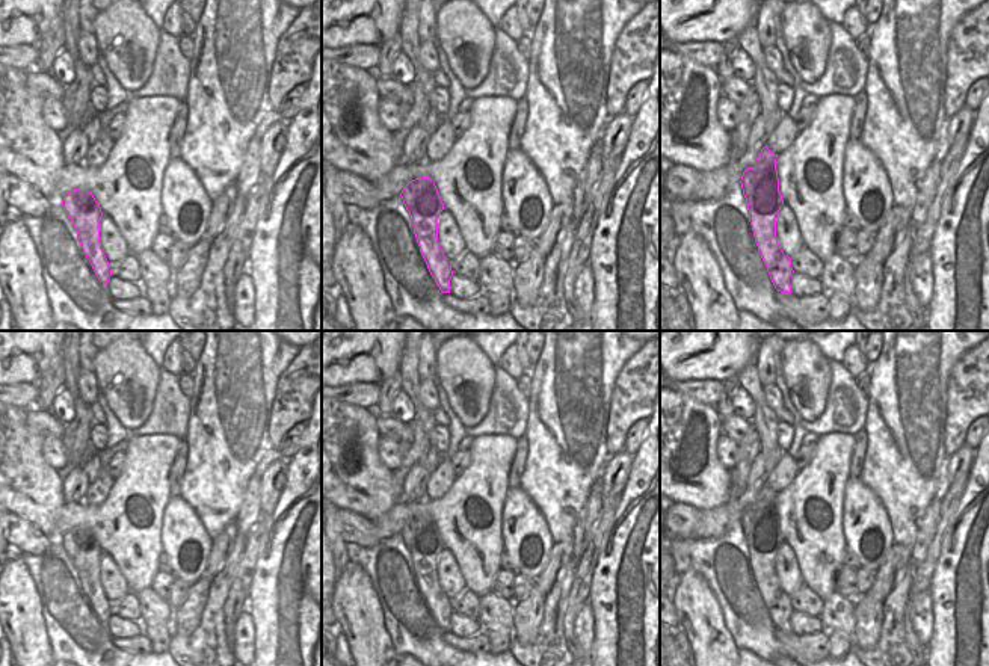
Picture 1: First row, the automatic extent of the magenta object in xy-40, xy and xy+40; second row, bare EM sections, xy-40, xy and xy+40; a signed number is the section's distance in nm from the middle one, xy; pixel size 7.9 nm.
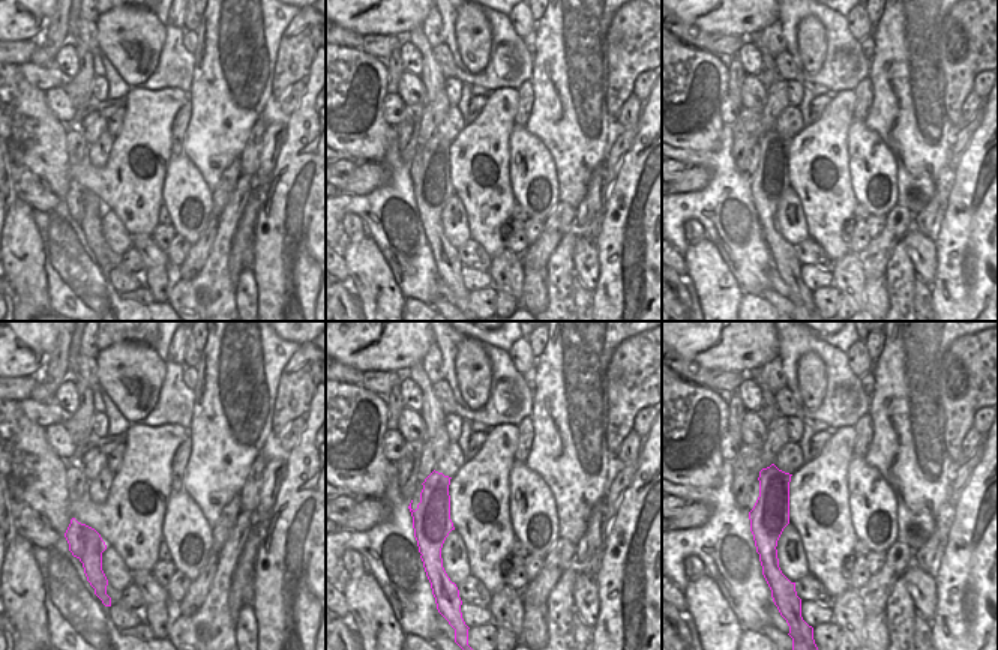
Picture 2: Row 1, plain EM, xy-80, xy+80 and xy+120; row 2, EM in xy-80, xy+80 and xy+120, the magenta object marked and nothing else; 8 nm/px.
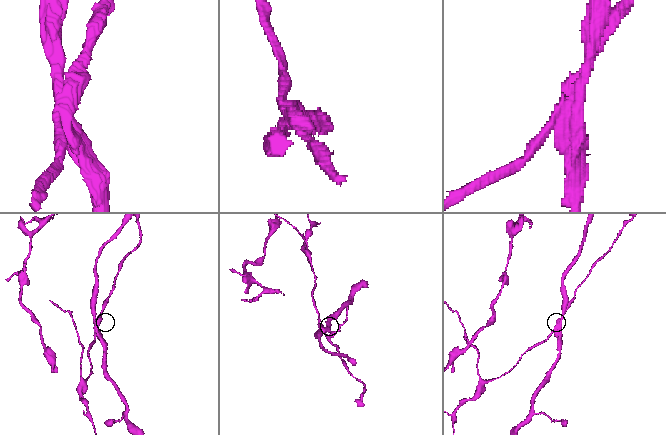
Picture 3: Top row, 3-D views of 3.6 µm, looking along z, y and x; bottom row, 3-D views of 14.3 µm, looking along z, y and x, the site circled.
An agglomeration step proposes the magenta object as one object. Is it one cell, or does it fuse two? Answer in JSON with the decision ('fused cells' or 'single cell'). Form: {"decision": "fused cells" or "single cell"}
{"decision": "fused cells"}

